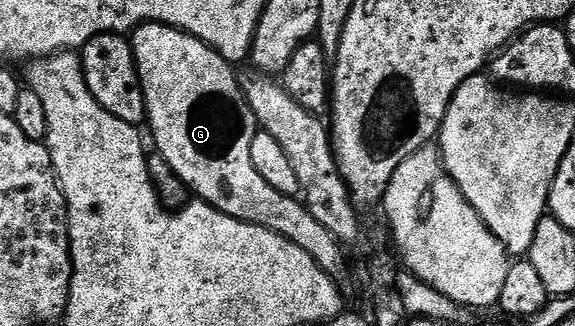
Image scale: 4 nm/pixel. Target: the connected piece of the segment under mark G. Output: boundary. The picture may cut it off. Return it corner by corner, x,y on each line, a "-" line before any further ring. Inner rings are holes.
143,21
131,30
130,40
144,92
146,125
152,128
152,137
156,140
155,152
164,157
176,176
199,200
208,202
234,219
266,227
290,239
290,243
298,243
298,247
302,247
302,251
314,258
322,271
326,271
326,275
330,275
330,279
340,288
341,294
348,295
352,289
352,277
348,274
347,263
344,262
345,250
337,238
314,215
310,215
303,200
274,191
274,187
270,187
270,183
266,183
266,179
262,179
262,175
254,171
254,163
250,159
250,143
254,143
258,126
254,111
240,89
237,70
232,70
235,68
228,60
218,55
218,51
214,51
206,43
202,43
202,39
163,25
161,21

